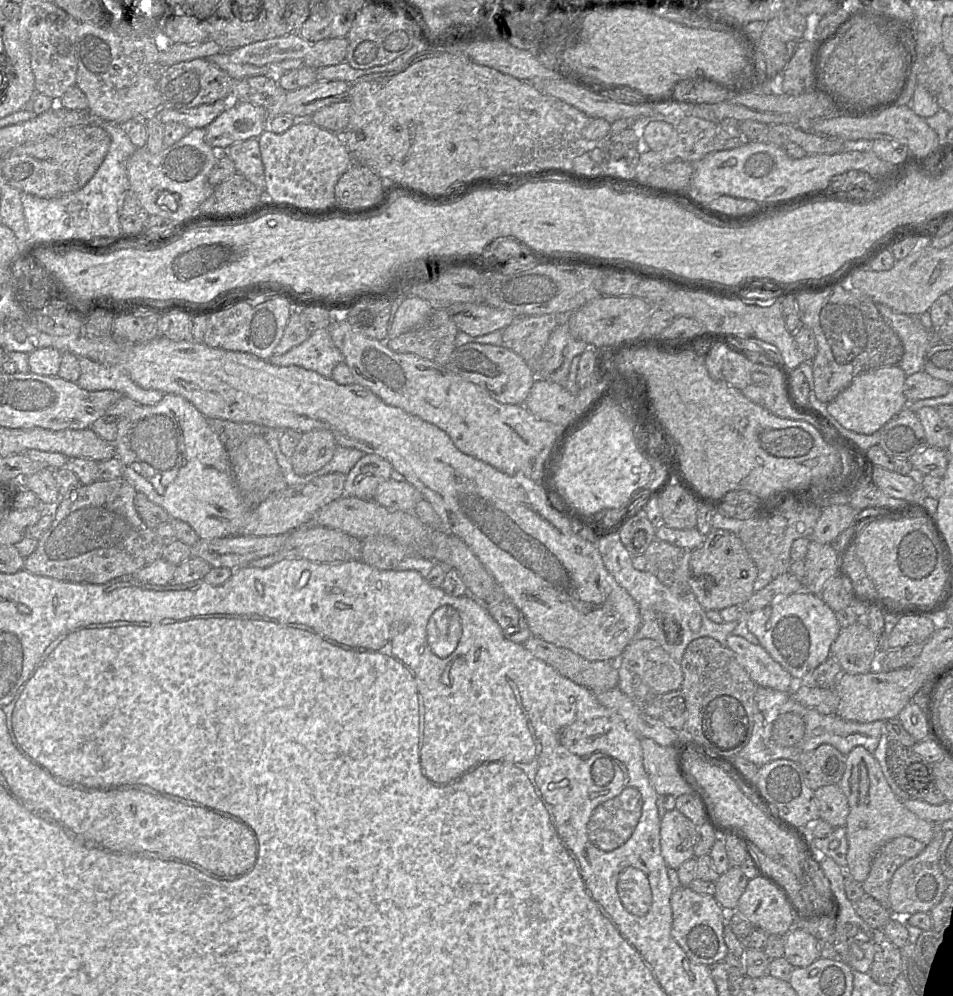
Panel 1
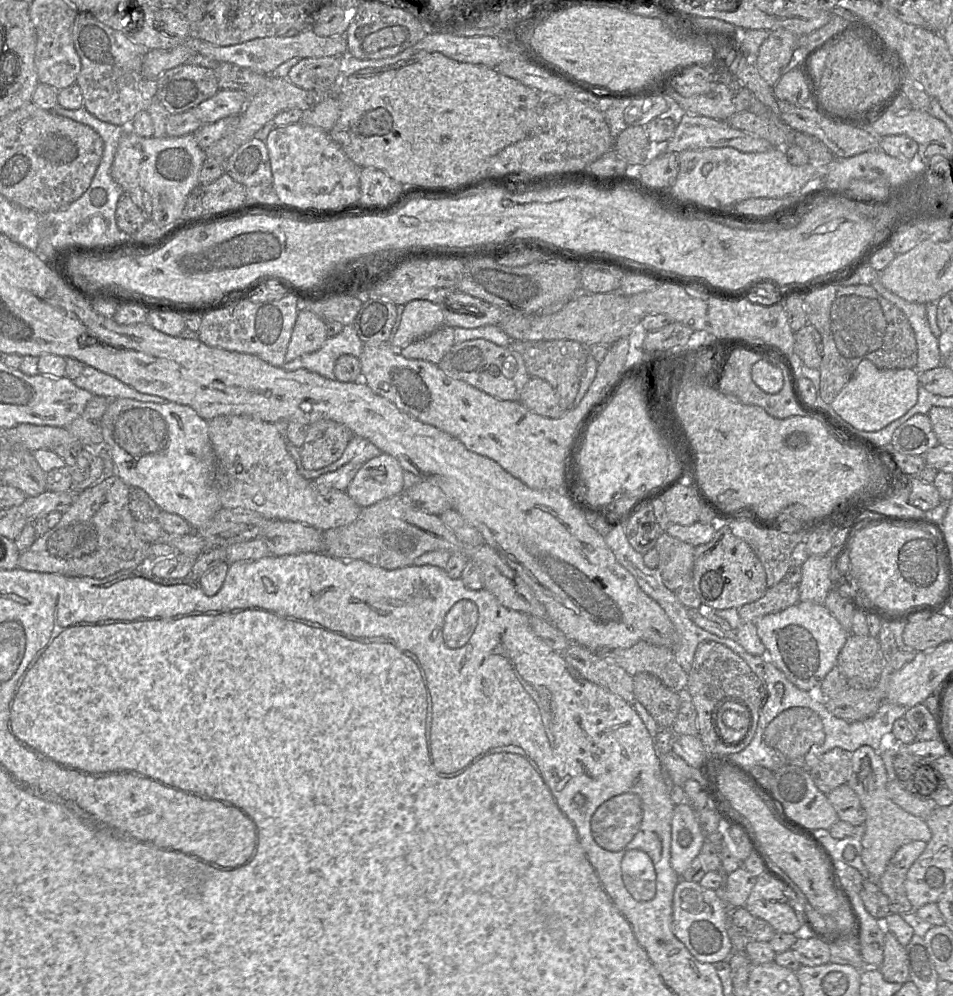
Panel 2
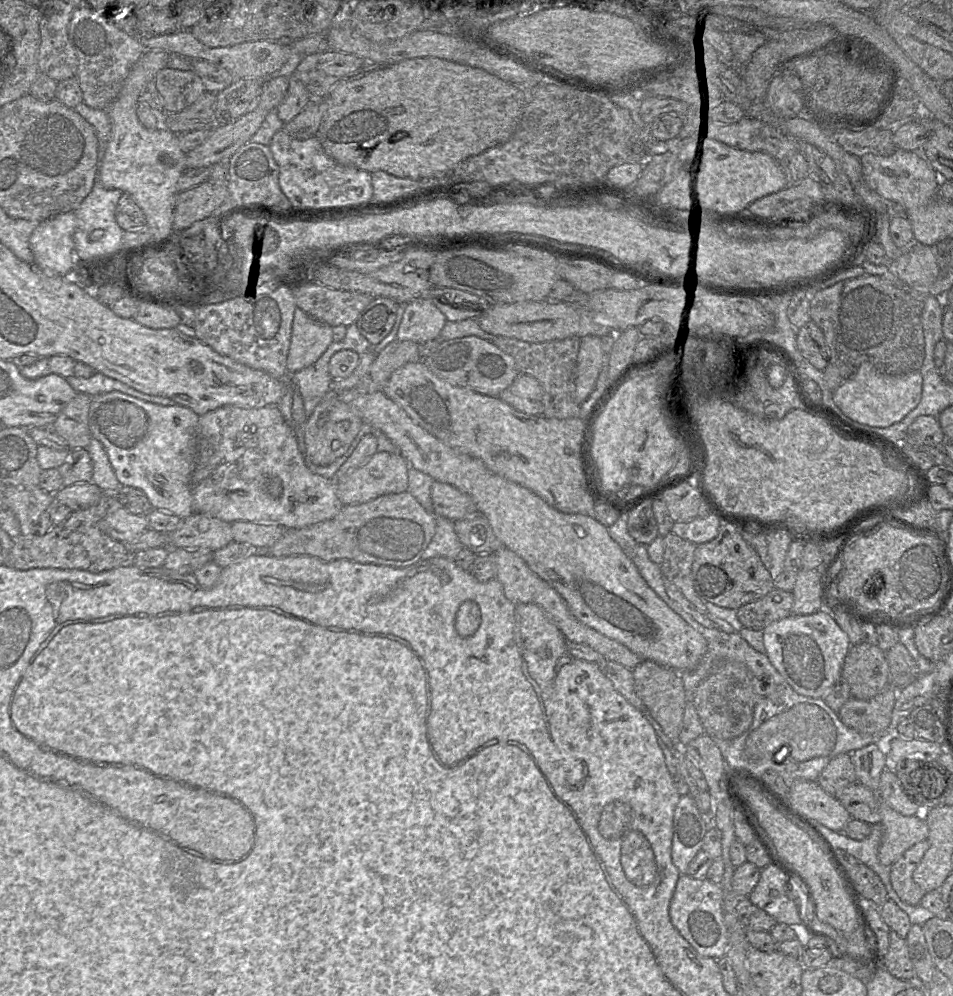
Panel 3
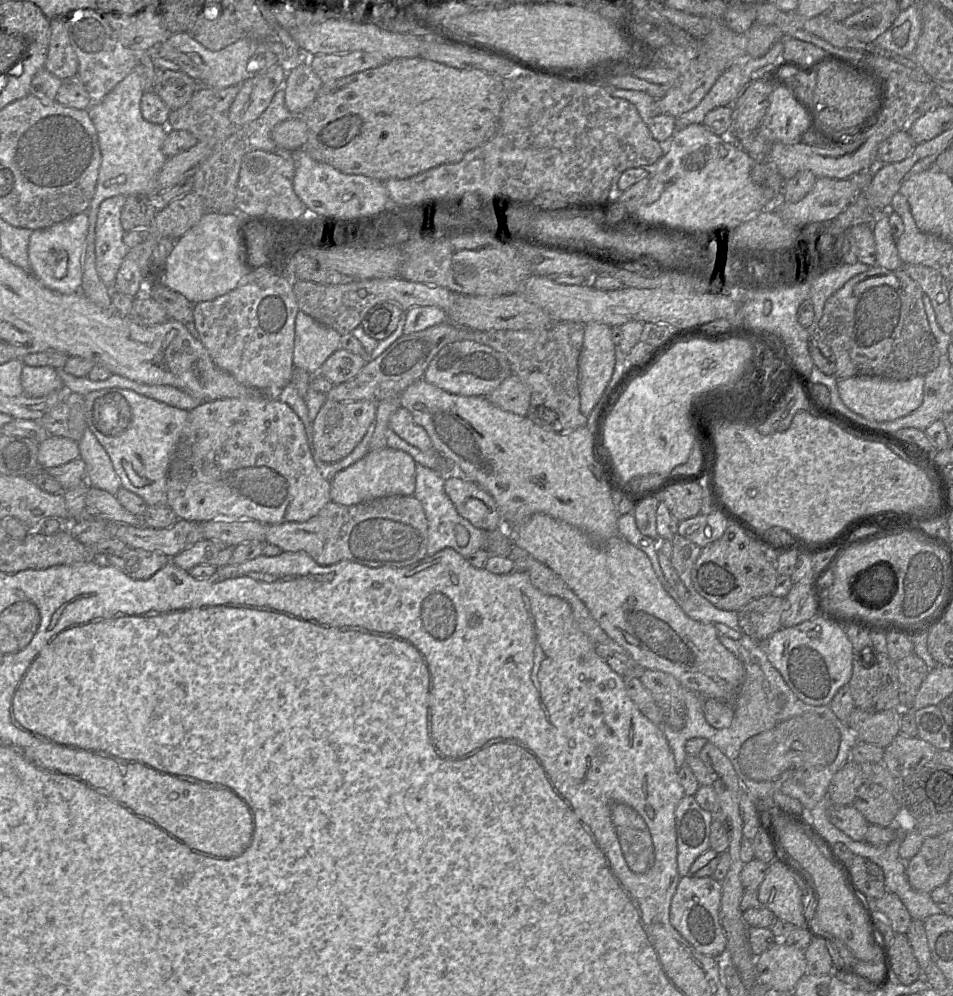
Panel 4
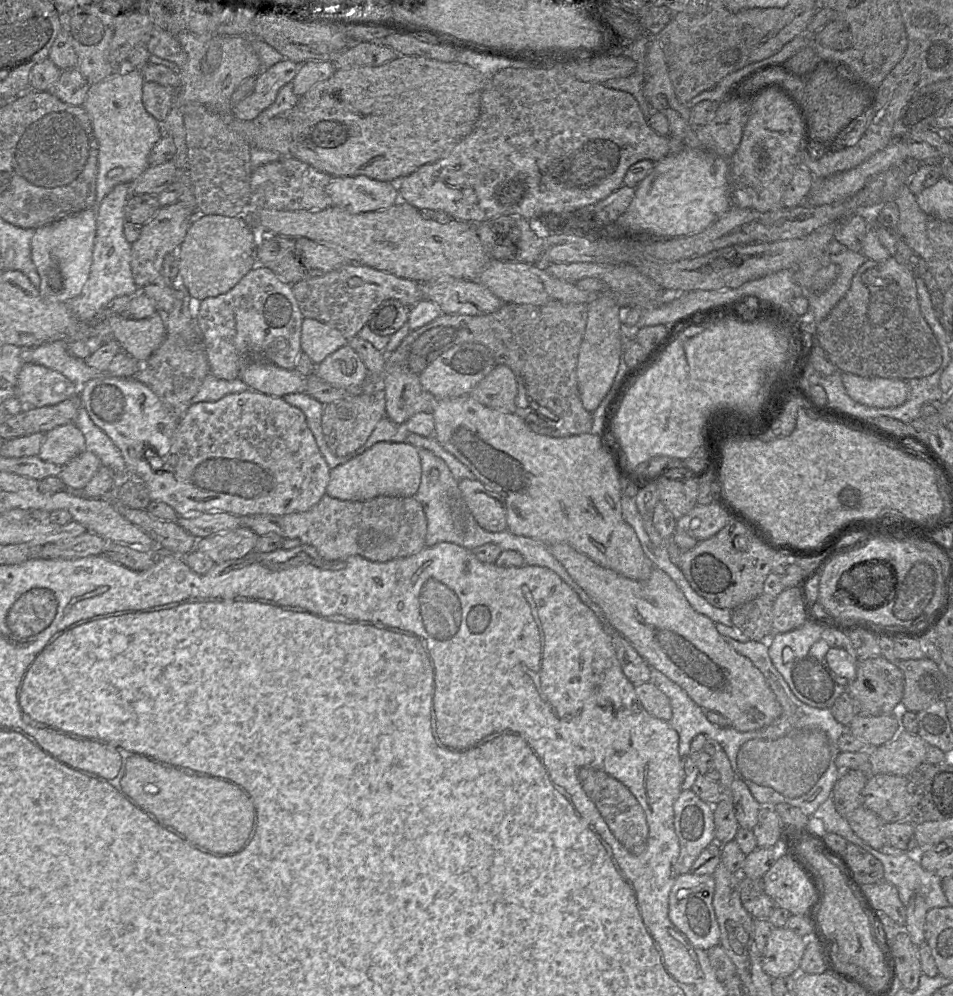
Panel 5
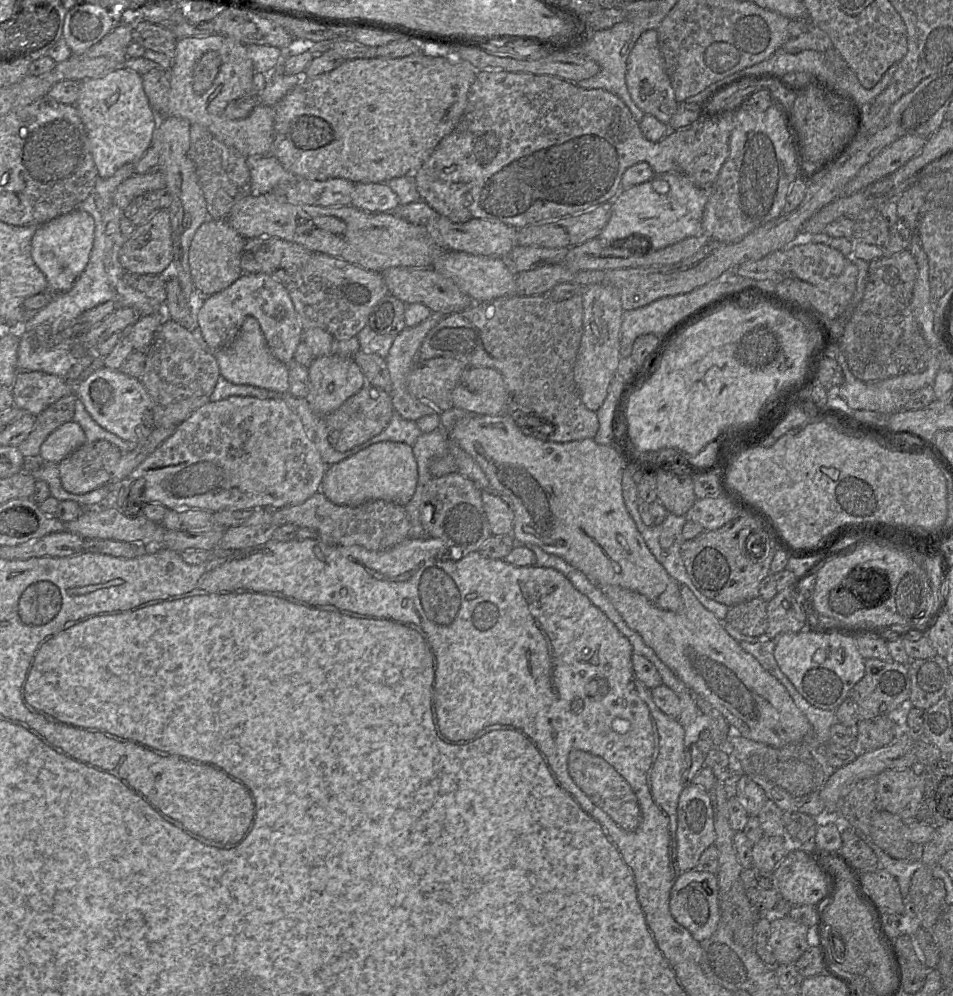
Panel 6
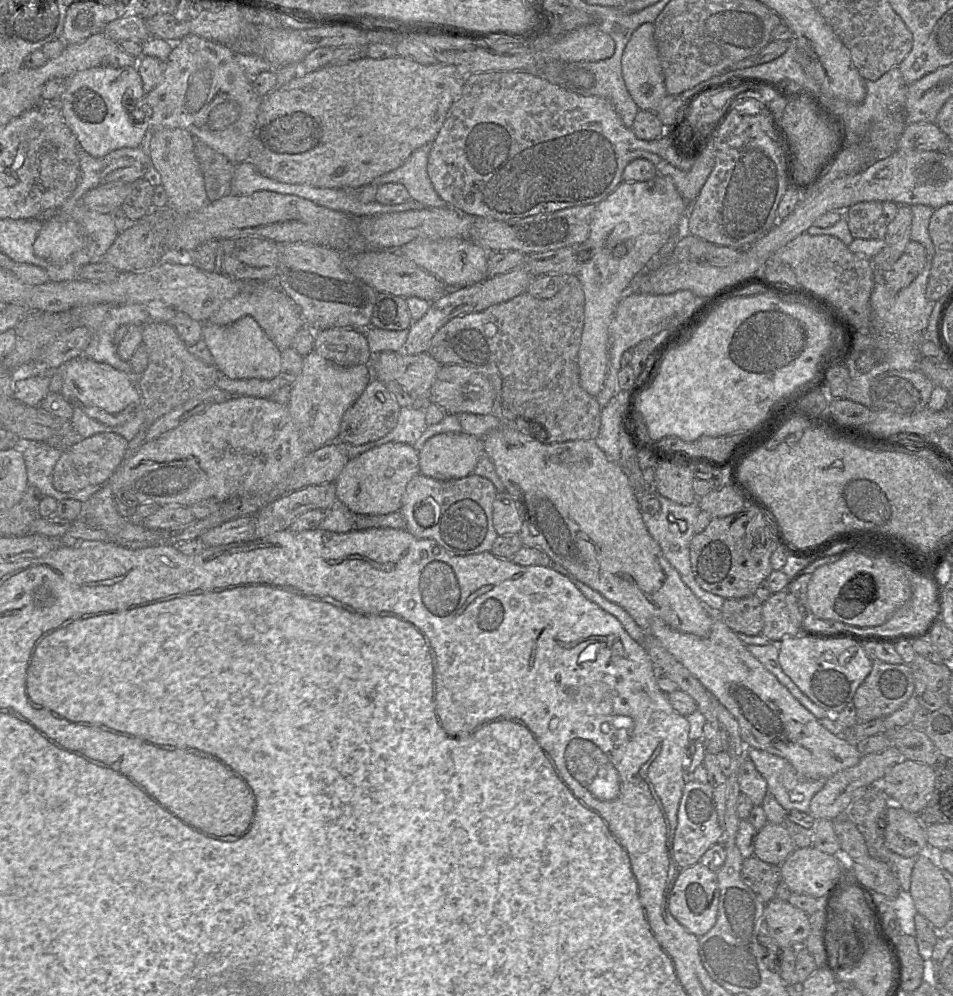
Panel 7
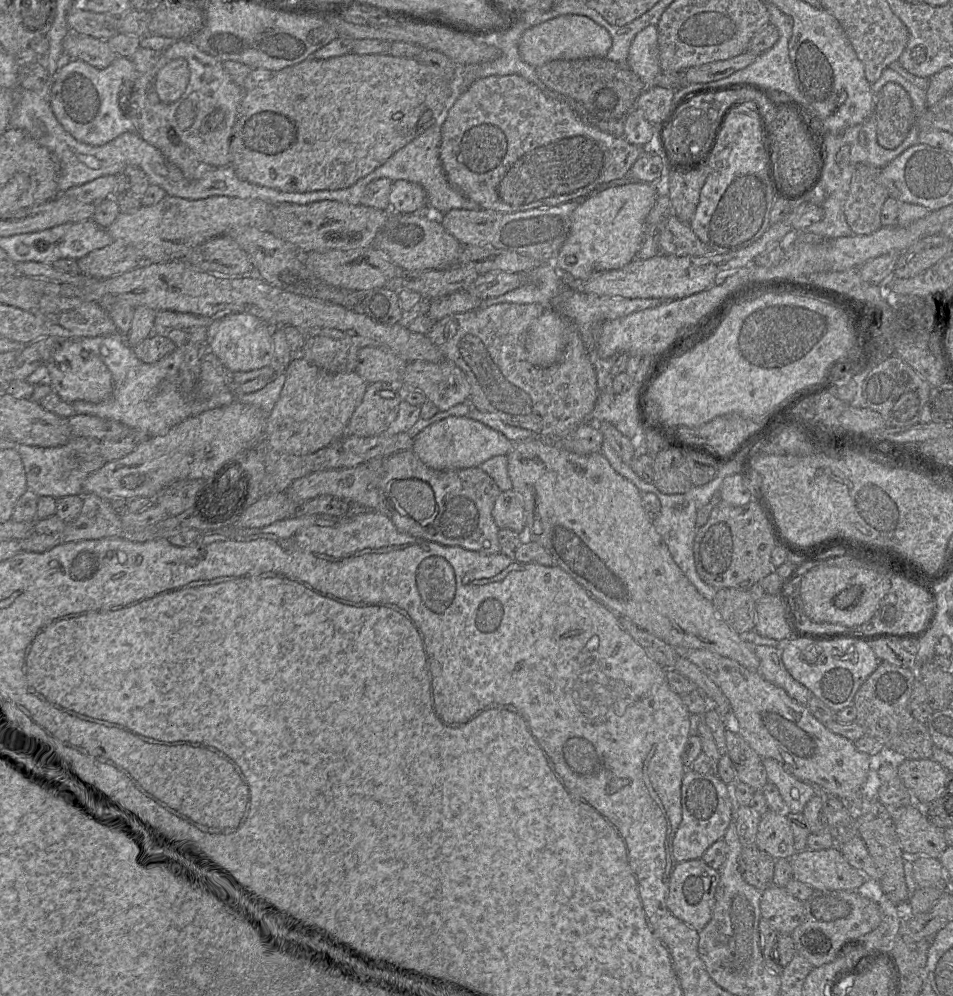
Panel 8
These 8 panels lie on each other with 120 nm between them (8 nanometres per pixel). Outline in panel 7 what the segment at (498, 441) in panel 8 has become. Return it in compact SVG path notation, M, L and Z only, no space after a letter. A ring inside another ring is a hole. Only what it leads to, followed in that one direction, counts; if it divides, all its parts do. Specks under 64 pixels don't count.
M442 433L429 438L418 452L420 473L438 480L463 478L485 455L483 437Z

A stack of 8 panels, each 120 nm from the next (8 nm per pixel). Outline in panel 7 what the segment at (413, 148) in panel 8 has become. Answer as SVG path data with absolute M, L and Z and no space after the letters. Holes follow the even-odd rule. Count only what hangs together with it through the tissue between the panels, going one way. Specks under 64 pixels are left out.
M431 144L415 150L397 169L374 179L371 184L398 183L405 187L410 200L420 203L424 208L448 207L435 191L427 173L427 163Z

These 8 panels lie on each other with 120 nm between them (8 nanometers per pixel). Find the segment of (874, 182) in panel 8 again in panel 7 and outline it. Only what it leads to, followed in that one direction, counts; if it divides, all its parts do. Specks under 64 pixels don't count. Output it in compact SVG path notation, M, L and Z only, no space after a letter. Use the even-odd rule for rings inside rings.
M858 202L847 209L848 229L854 239L882 240L888 224L884 220L882 203Z

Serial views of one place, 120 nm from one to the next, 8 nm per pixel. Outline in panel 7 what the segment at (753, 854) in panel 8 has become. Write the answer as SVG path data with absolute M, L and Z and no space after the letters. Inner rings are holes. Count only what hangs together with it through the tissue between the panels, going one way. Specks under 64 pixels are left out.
M753 855L744 859L741 878L758 899L767 904L775 898L777 886L781 881L780 868Z

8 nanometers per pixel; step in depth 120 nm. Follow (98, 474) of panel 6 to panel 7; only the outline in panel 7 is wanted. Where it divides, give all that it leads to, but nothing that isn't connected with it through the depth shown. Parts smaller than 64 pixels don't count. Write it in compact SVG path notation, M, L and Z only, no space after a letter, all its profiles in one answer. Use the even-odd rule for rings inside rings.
M102 432L82 438L64 450L52 473L52 482L61 492L79 491L91 485L104 485L127 457L128 441L119 434Z

